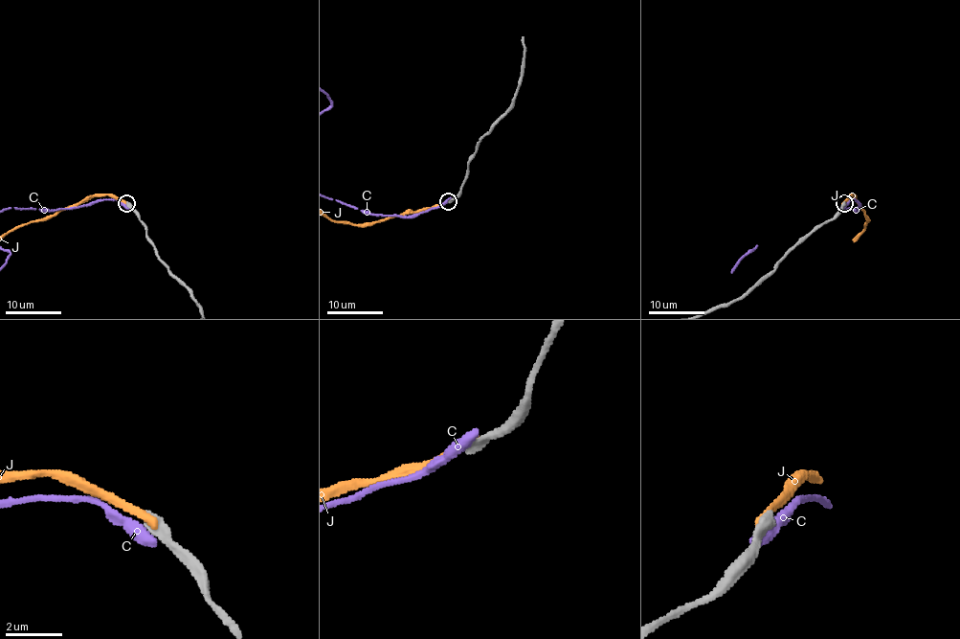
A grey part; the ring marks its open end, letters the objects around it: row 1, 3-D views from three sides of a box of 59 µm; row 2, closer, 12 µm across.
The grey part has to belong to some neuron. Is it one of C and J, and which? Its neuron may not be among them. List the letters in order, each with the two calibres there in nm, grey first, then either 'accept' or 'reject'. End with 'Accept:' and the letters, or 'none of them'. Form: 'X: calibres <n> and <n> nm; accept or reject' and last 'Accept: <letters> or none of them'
C: calibres 440 and 500 nm; reject
J: calibres 440 and 280 nm; reject
Accept: none of them

